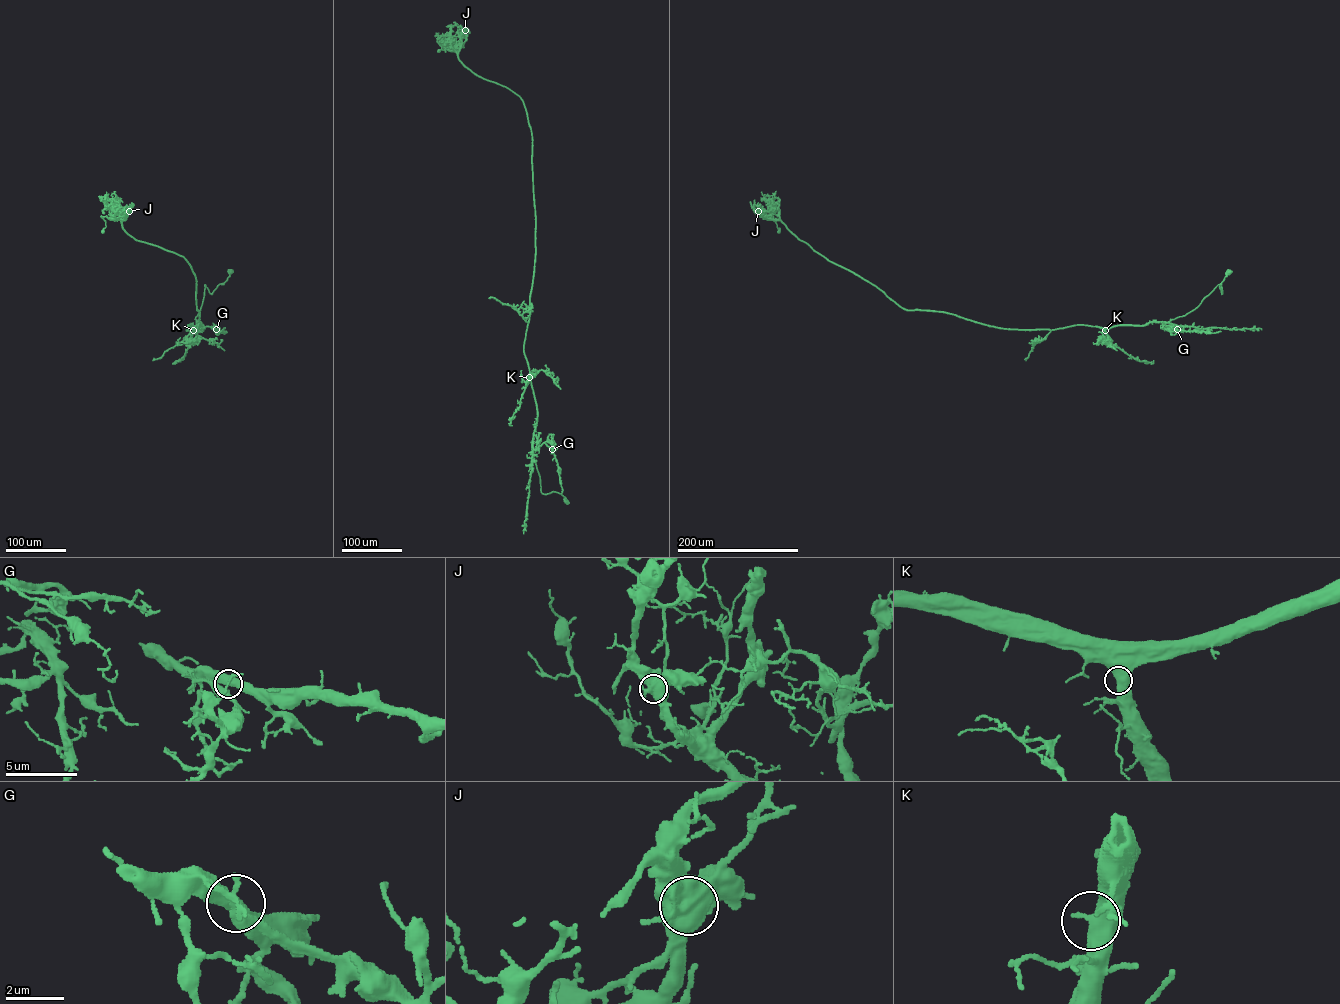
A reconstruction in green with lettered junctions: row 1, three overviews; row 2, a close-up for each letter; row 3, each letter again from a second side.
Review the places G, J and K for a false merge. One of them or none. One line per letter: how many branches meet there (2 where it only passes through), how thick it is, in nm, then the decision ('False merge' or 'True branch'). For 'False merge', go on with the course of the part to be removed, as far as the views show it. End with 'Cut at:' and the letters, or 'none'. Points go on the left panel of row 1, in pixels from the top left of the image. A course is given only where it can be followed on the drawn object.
G: Branches: 2. Thickness 480 nm. True branch
J: Branches: 2. Thickness 650 nm. False merge. Course of the part to remove: (129, 211), (122, 216), (118, 202), (113, 201), (107, 207), (101, 198)
K: Branches: 2. Thickness 550 nm. True branch
Cut at: J

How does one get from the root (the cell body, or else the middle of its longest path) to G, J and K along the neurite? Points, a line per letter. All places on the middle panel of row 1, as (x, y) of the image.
G: (565, 501), (559, 493), (541, 492), (532, 441), (535, 449), (543, 443), (552, 449)
J: (565, 501), (541, 492), (531, 449), (532, 133), (521, 98), (459, 59), (465, 30)
K: (565, 501), (559, 493), (541, 492), (531, 449), (537, 411), (529, 377)

